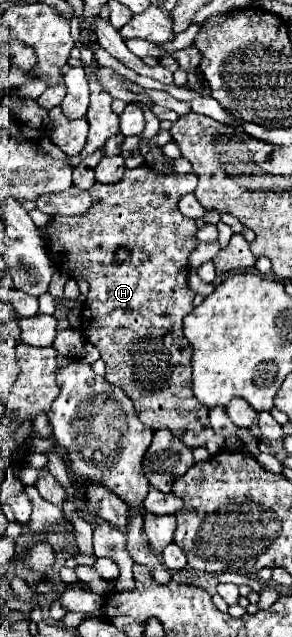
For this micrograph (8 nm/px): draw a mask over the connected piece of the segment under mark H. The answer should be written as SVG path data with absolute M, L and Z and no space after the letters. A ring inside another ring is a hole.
M139 166L135 170L125 170L123 174L123 180L117 182L117 184L101 184L101 182L95 182L93 188L91 188L91 198L93 198L93 206L85 212L85 214L79 214L79 216L61 216L61 218L51 218L47 222L47 226L39 228L41 232L41 238L45 240L47 244L47 250L49 250L49 256L51 260L55 262L57 270L63 272L63 268L67 268L67 272L71 276L81 276L83 280L89 282L91 290L87 294L87 300L85 300L85 306L81 310L81 330L83 330L83 336L87 338L87 342L91 342L99 352L101 352L101 358L105 360L107 364L107 374L105 378L113 384L113 386L119 386L121 390L125 390L125 394L133 400L133 406L137 410L137 416L139 420L149 426L151 430L159 430L159 428L169 428L173 432L175 438L181 438L181 442L185 442L187 446L195 448L195 446L203 446L205 450L209 452L221 452L225 450L225 438L217 436L209 424L209 408L205 408L203 404L197 402L197 398L193 398L193 392L191 392L191 350L189 350L189 342L185 340L183 336L183 318L193 310L193 298L195 298L195 292L189 290L187 286L187 274L189 274L189 264L187 264L187 258L189 254L195 250L195 246L199 244L197 240L197 226L195 226L195 220L191 218L185 218L179 208L177 208L177 202L183 194L189 194L193 192L197 186L197 176L195 174L153 174L153 170L149 170L149 166ZM117 246L127 246L131 250L131 258L127 262L121 262L121 264L115 264L113 262L113 250Z

